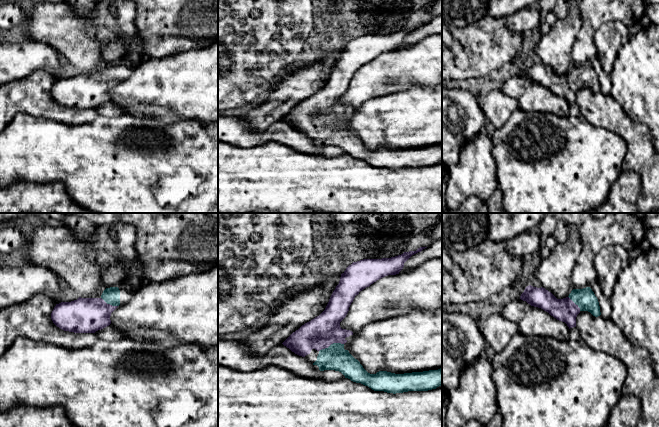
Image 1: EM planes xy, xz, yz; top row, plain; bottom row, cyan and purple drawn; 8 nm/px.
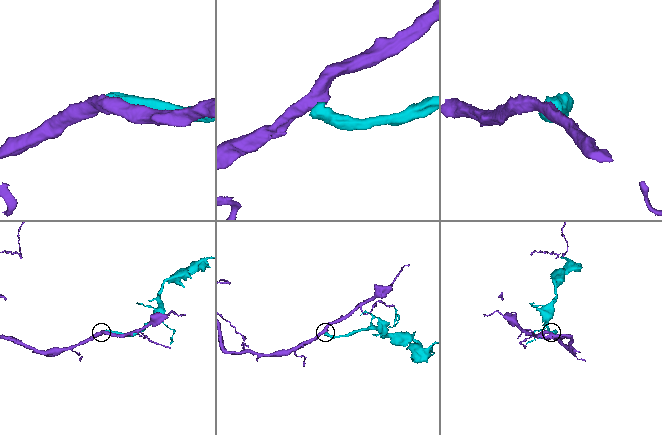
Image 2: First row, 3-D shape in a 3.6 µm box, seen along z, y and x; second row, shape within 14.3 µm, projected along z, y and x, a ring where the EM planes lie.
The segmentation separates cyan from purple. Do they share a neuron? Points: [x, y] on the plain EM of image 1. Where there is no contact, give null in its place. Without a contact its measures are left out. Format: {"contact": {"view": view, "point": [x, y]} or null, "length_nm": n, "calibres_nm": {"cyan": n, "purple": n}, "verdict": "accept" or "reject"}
{"contact": {"view": "xz", "point": [331, 120]}, "length_nm": 220, "calibres_nm": {"cyan": 200, "purple": 260}, "verdict": "accept"}

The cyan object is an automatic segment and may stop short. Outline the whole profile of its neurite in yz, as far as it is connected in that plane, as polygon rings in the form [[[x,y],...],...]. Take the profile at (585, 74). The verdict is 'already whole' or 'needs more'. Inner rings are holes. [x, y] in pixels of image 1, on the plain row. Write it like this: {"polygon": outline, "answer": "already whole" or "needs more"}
{"polygon": [[[529,61],[520,75],[565,98],[569,105],[576,103],[576,93],[581,87],[588,87],[595,93],[601,91],[598,75],[590,63],[573,65],[568,73],[557,75],[545,64]]], "answer": "needs more"}

